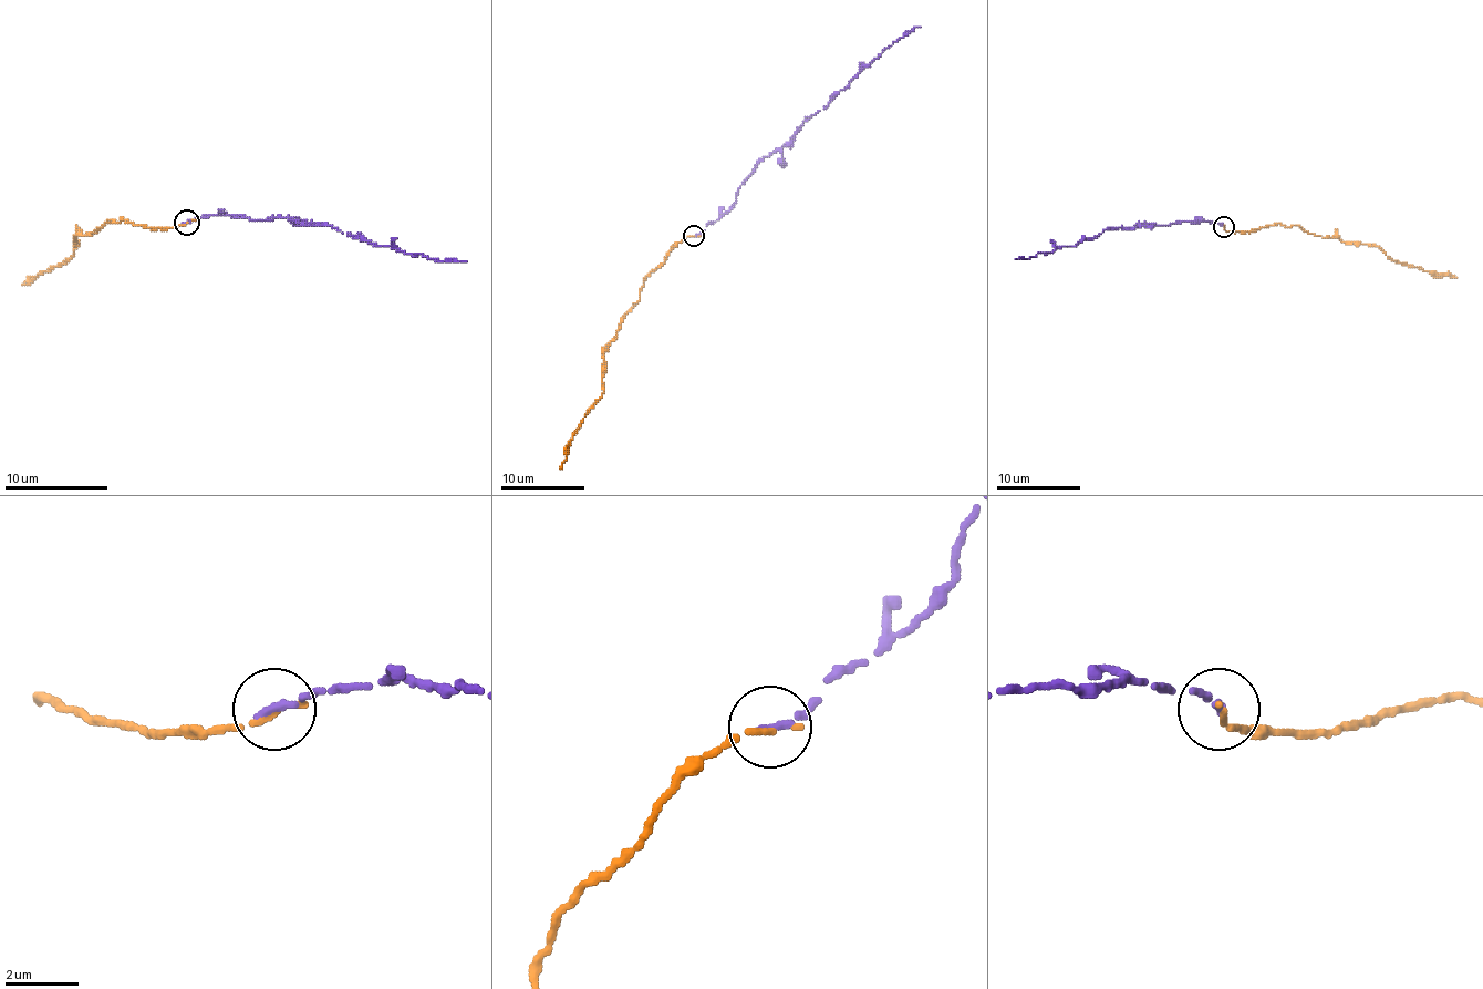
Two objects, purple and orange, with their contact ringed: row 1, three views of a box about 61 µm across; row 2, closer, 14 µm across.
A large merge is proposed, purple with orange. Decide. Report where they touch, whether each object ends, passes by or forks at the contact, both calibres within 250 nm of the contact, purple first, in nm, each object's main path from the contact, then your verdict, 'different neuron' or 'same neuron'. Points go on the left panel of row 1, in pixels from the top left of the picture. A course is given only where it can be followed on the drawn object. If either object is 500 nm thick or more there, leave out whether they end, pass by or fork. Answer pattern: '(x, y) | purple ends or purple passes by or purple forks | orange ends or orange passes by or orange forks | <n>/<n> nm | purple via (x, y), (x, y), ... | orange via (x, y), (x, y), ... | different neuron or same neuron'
(187, 222) | purple ends | orange ends | 260/170 nm | purple via (187, 223), (210, 215), (239, 215), (259, 219), (293, 217), (301, 223), (321, 223), (375, 246), (466, 261) | orange via (187, 223), (148, 227), (123, 217), (110, 219), (92, 235), (76, 238), (63, 264), (22, 285) | same neuron

